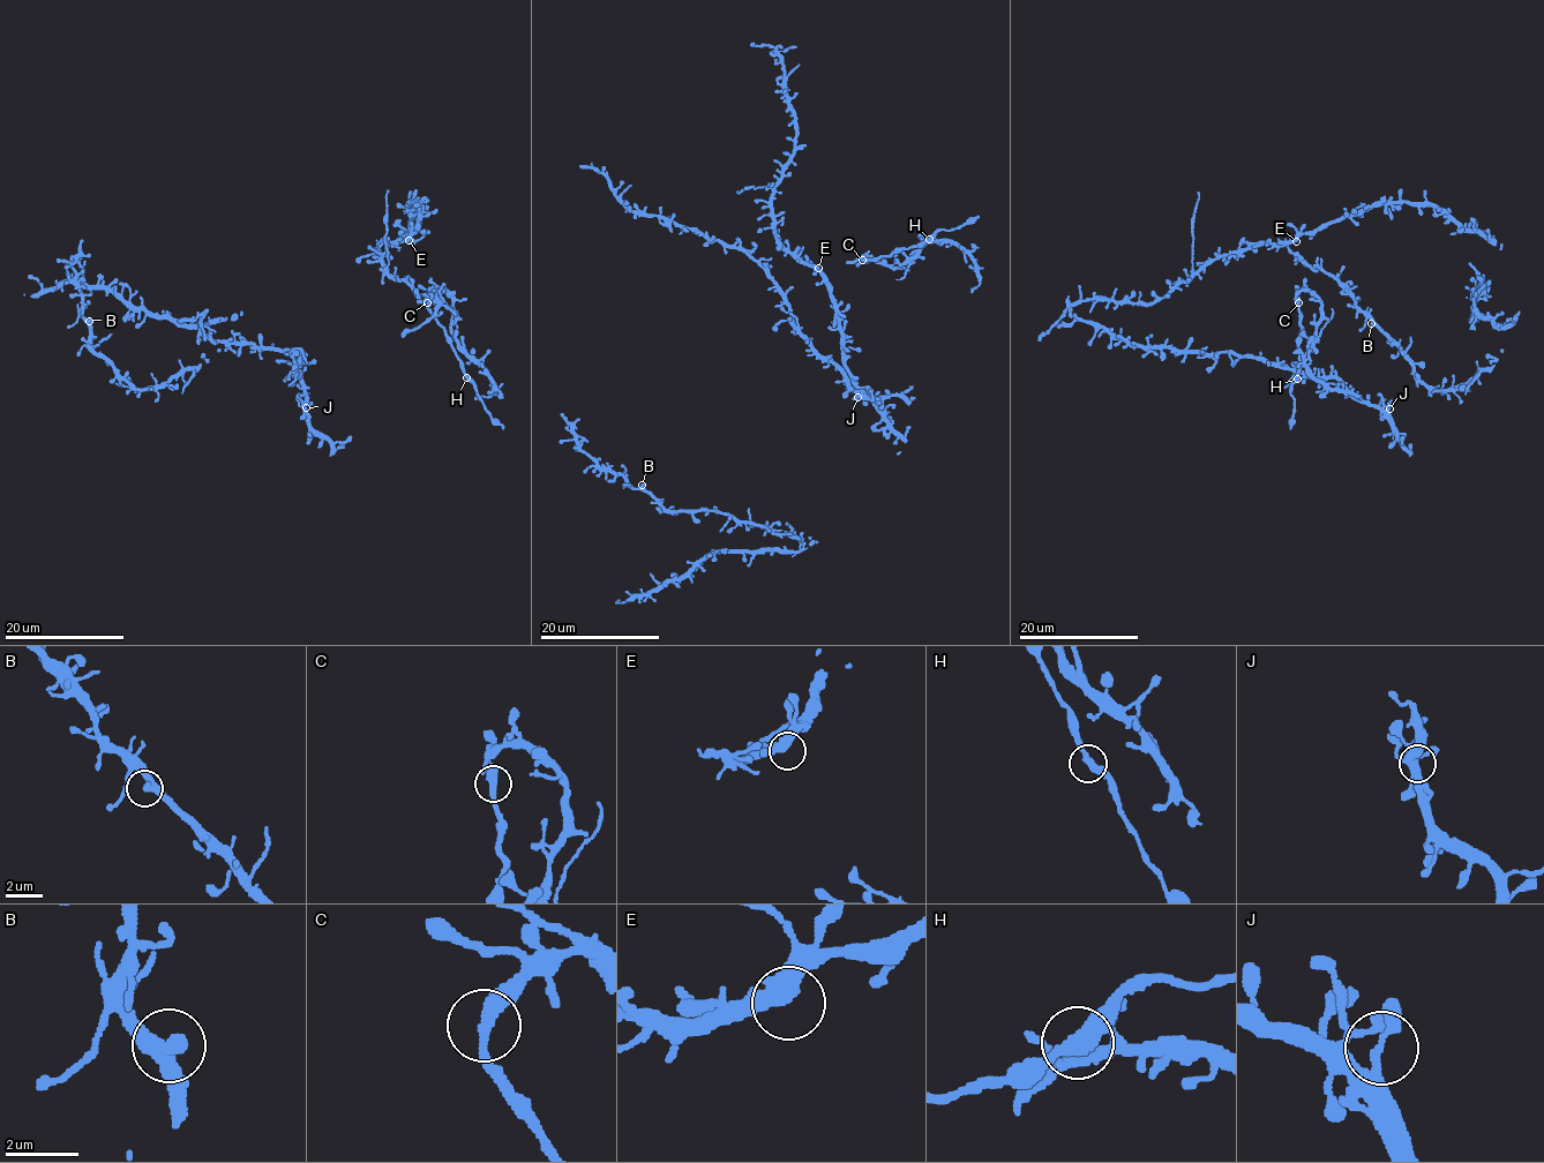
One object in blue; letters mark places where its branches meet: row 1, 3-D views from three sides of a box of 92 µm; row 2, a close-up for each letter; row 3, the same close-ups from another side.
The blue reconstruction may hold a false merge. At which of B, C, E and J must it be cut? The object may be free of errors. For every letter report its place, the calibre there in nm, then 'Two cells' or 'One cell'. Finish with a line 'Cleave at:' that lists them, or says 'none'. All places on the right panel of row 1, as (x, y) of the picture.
B: Place: (1371, 323). Thickness 360 nm. One cell
C: Place: (1298, 302). Thickness 360 nm. Two cells
E: Place: (1296, 241). Thickness 440 nm. One cell
J: Place: (1389, 409). Thickness 320 nm. One cell
Cleave at: C

